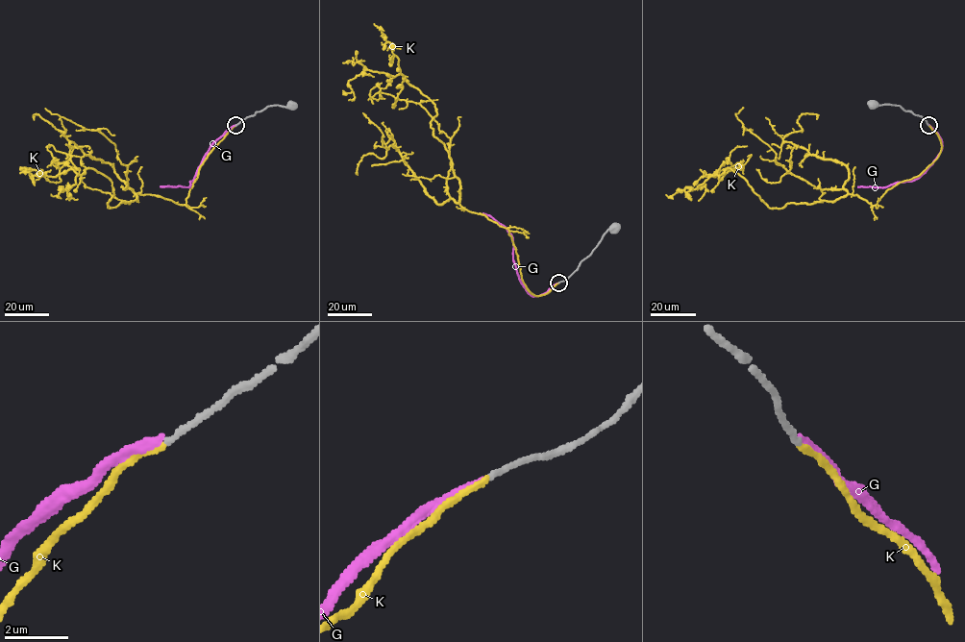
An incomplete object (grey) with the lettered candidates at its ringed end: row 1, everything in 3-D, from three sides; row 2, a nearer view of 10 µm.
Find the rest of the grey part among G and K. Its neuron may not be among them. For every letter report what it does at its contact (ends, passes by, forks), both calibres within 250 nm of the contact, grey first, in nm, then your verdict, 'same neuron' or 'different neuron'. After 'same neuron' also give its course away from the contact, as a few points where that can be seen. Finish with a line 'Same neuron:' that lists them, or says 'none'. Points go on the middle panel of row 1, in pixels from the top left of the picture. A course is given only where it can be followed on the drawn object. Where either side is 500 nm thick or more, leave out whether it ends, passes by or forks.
G: it ends; calibres 180 and 240 nm; different neuron
K: it ends; calibres 200 and 180 nm; same neuron; course (558, 283), (531, 292), (508, 231), (460, 205), (435, 105), (403, 75), (365, 69), (349, 100)
Same neuron: K

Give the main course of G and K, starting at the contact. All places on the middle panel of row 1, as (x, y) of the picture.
G: (558, 283), (546, 292), (531, 295), (517, 273), (511, 234), (482, 213)
K: (558, 283), (531, 292), (508, 231), (460, 205), (435, 105), (403, 75), (365, 69), (349, 100)

